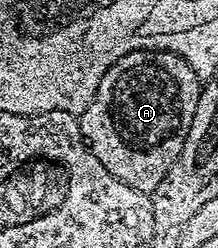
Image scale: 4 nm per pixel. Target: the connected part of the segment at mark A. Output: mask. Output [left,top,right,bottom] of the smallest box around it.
[79,50,202,195]

